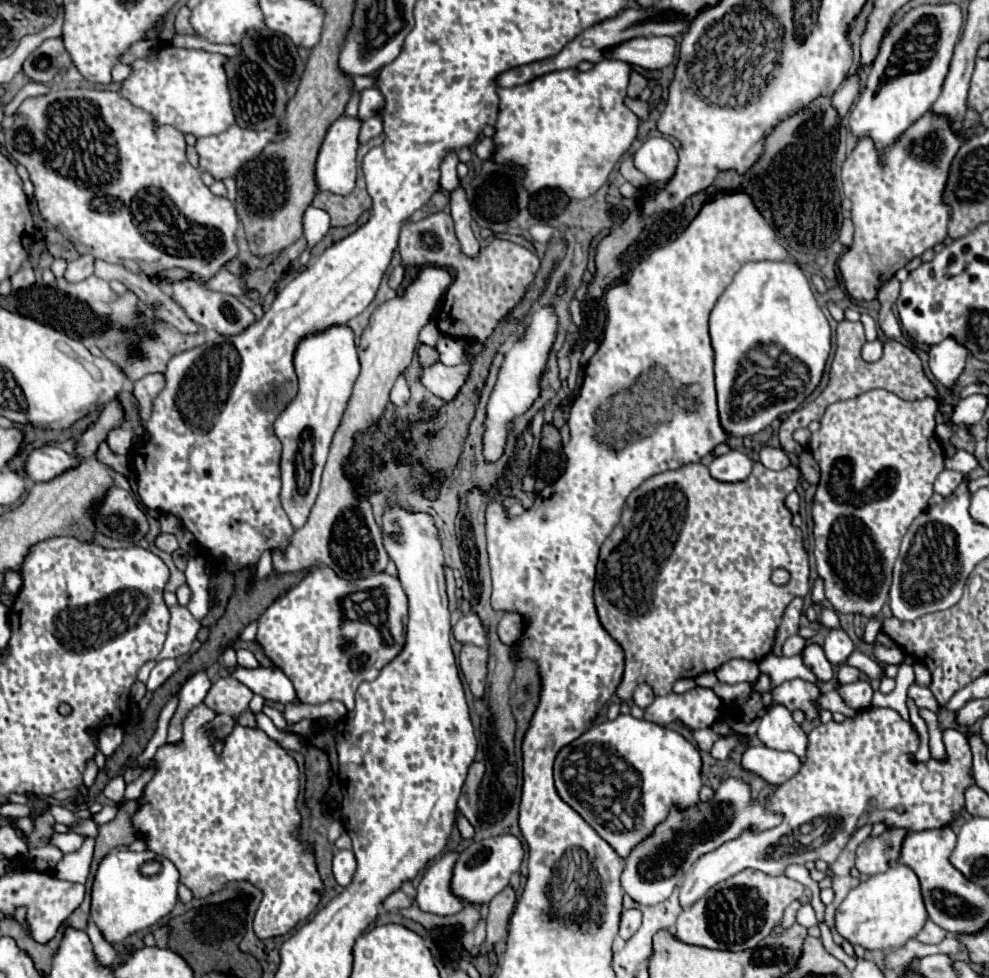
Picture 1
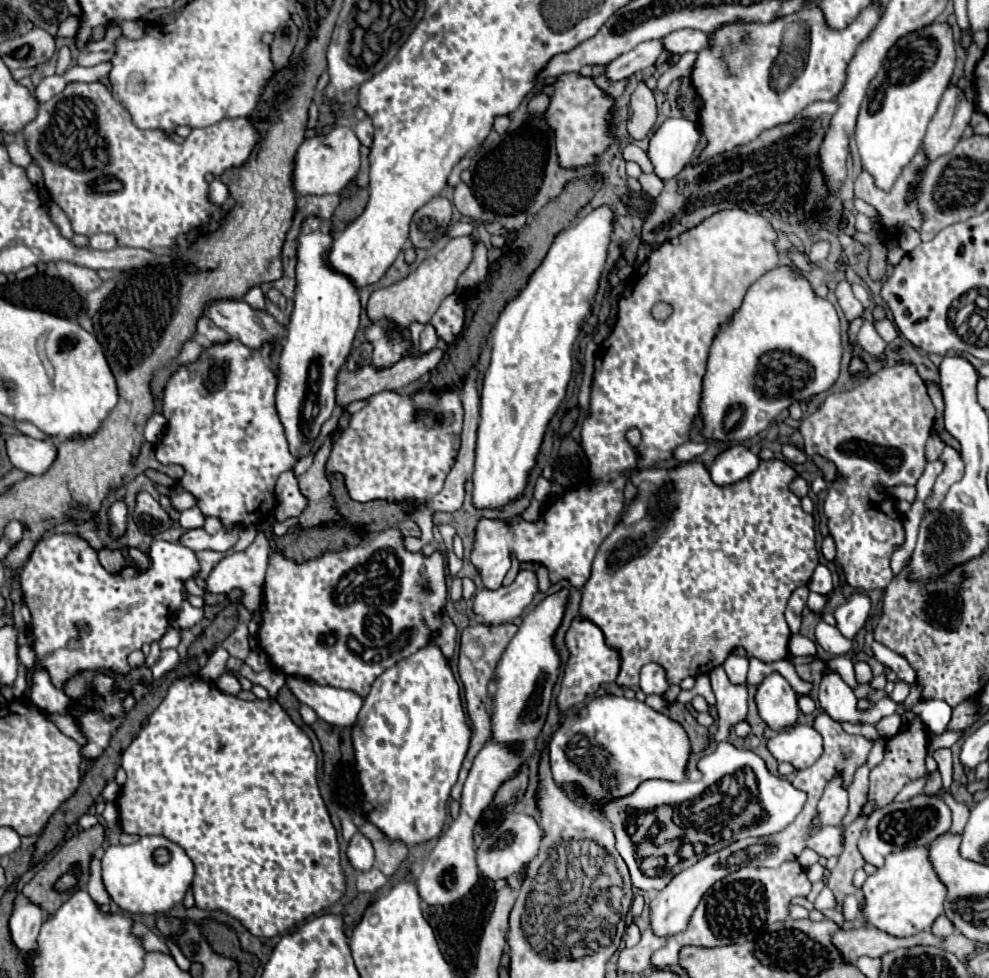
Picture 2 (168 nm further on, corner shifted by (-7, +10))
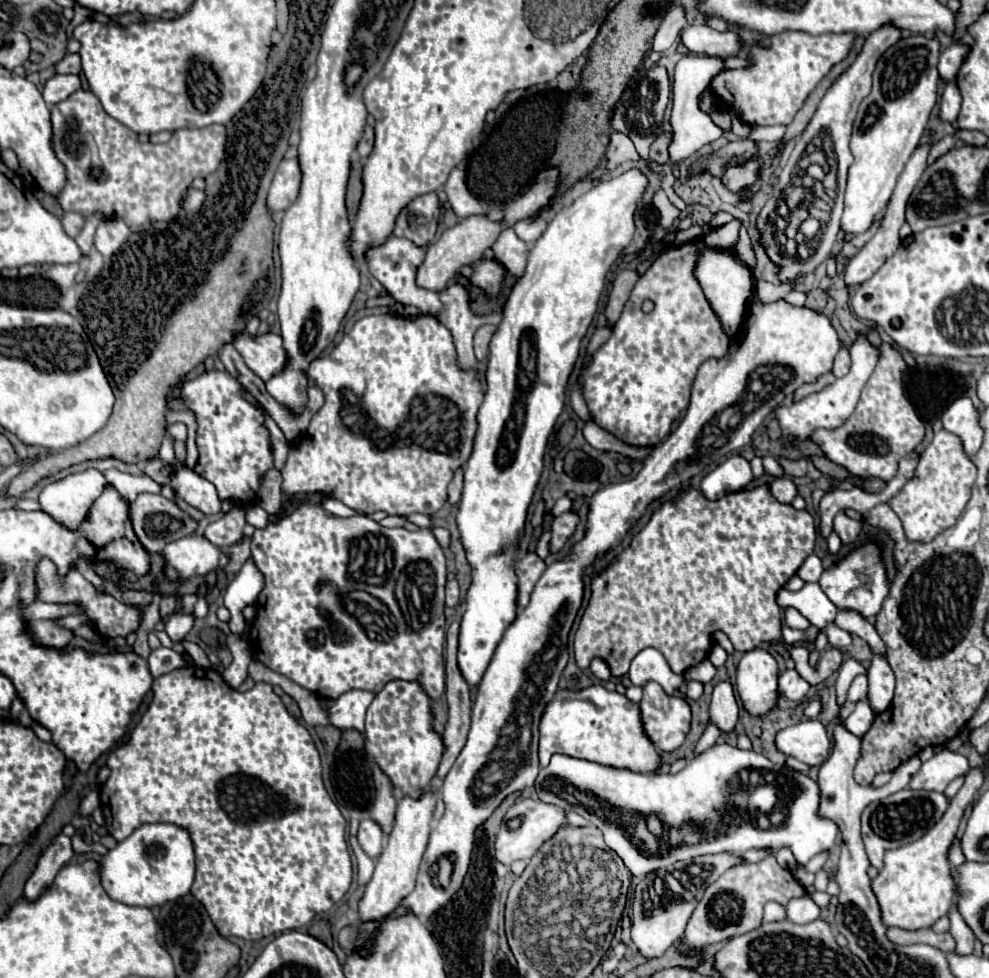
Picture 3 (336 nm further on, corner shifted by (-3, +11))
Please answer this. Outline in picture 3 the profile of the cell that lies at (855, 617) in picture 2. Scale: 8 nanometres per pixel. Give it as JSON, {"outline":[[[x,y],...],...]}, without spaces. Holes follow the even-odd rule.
{"outline":[[[872,537],[854,545],[844,557],[836,559],[832,567],[822,571],[818,585],[838,609],[854,609],[864,617],[874,617],[882,609],[882,603],[890,591],[890,581],[878,541]]]}

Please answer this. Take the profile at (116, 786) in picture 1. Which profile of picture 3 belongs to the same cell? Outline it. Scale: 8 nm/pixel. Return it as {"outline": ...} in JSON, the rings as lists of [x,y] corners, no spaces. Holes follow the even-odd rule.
{"outline":[[[94,789],[94,791],[90,791],[90,793],[82,799],[78,813],[80,813],[82,817],[88,817],[88,815],[98,807],[98,805],[100,805],[100,801],[98,801],[98,791]]]}

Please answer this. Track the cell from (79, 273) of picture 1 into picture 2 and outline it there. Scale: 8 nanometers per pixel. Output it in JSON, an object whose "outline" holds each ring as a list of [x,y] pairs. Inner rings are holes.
{"outline":[[[94,234],[94,236],[90,236],[88,246],[92,250],[112,250],[112,248],[116,248],[116,238],[112,234]]]}

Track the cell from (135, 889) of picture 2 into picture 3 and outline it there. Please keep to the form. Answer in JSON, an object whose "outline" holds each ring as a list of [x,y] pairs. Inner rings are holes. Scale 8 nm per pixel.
{"outline":[[[172,823],[138,827],[102,857],[102,887],[110,899],[124,905],[156,907],[184,897],[194,881],[194,845],[188,829]]]}

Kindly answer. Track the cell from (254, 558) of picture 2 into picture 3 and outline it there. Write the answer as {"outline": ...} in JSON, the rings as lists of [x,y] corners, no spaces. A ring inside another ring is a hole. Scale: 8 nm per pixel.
{"outline":[[[254,505],[254,507],[246,509],[246,521],[252,523],[254,527],[266,527],[266,523],[268,523],[268,513],[266,513],[262,507]]]}

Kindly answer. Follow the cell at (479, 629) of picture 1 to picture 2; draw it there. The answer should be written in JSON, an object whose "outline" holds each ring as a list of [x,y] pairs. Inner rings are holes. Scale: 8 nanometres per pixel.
{"outline":[[[520,570],[512,586],[502,586],[498,590],[480,590],[474,596],[472,610],[482,618],[484,626],[500,626],[522,614],[522,610],[532,602],[538,592],[536,574]]]}

